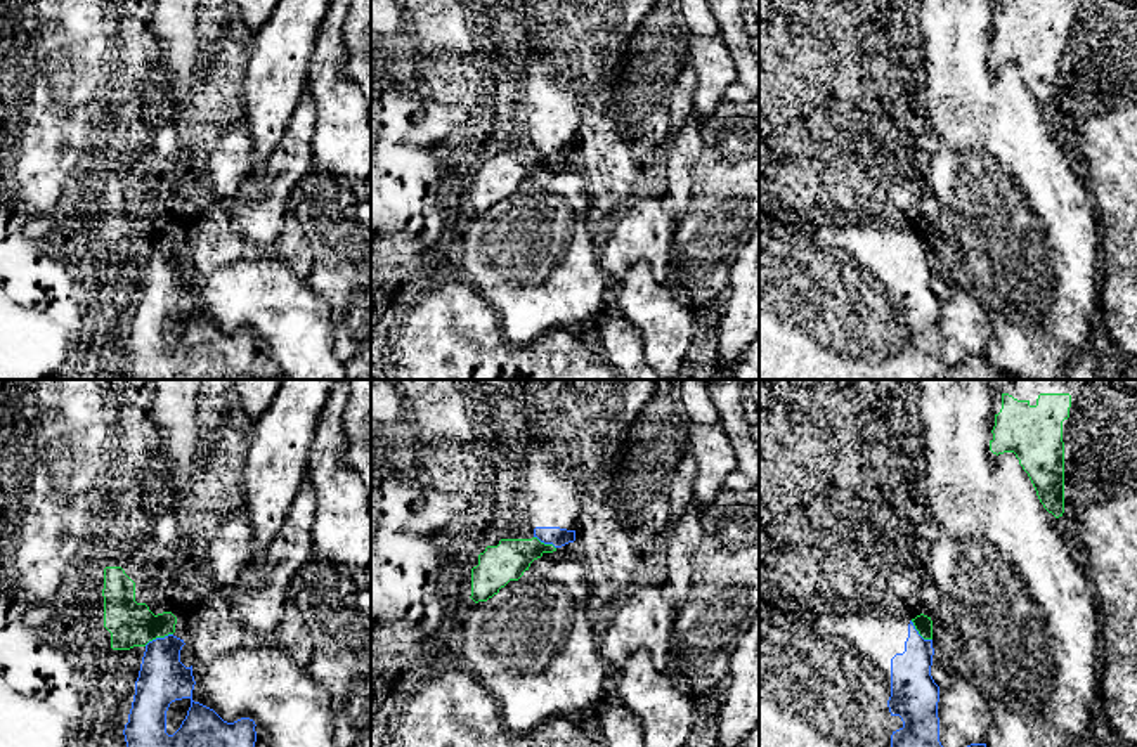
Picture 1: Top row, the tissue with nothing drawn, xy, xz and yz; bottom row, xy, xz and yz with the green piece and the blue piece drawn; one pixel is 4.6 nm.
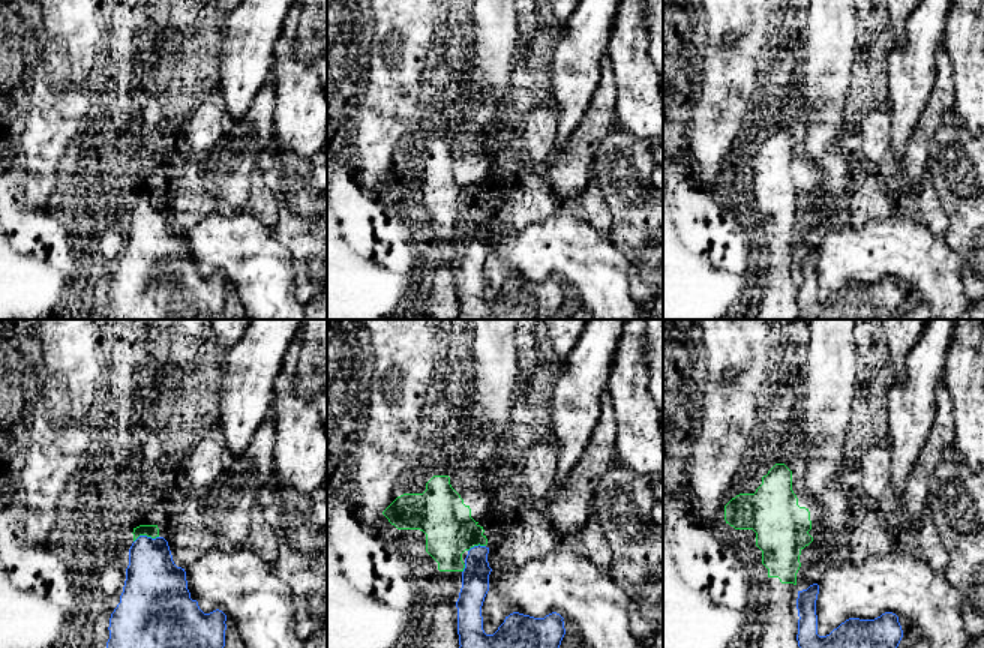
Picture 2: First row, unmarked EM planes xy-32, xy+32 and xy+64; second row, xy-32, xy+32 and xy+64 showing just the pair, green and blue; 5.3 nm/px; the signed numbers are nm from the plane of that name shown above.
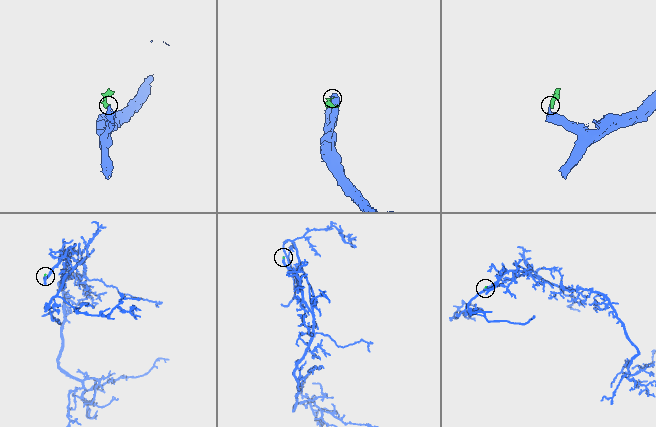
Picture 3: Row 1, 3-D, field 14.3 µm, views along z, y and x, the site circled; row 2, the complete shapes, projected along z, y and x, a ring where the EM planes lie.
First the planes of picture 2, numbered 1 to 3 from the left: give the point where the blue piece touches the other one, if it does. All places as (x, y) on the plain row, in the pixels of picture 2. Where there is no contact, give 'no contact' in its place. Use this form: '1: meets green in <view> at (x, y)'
1: meets green in xy-32 at (146, 198)
2: meets green in xy+32 at (476, 209)
3: no contact

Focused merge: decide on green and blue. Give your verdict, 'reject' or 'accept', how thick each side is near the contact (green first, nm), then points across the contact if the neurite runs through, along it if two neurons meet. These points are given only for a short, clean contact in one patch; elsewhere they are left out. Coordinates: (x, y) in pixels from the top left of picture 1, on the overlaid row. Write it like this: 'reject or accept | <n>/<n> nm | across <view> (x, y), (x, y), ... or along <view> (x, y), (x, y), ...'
reject | 200/220 nm | along xy (172, 633), (153, 638), (144, 645)

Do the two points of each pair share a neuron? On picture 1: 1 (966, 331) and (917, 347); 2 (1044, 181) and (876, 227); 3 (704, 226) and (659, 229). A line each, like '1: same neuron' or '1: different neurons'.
1: different neurons
2: different neurons
3: different neurons

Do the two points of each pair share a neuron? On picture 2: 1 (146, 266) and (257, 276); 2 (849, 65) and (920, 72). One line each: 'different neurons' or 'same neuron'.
1: different neurons
2: different neurons

